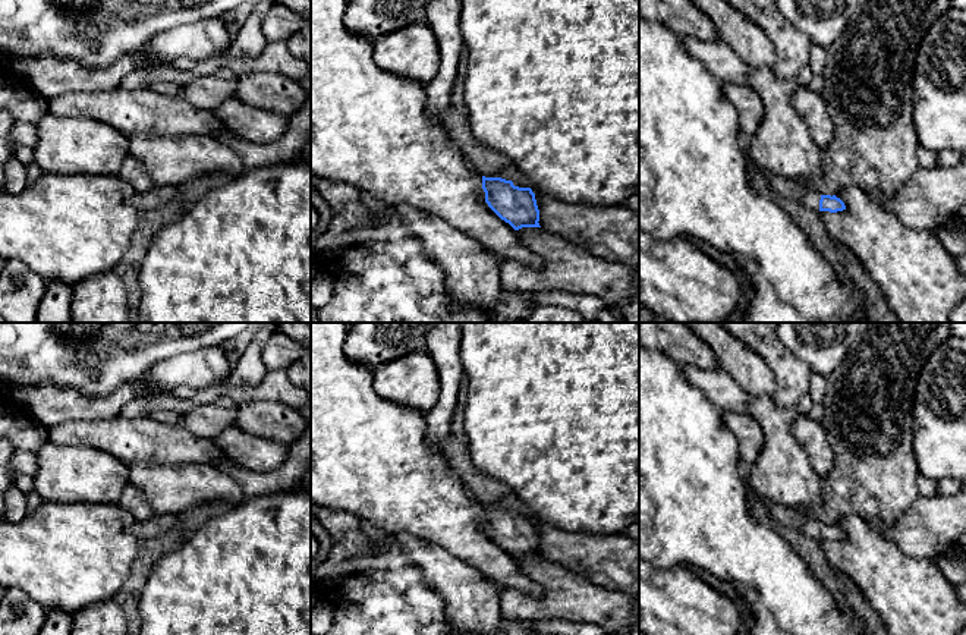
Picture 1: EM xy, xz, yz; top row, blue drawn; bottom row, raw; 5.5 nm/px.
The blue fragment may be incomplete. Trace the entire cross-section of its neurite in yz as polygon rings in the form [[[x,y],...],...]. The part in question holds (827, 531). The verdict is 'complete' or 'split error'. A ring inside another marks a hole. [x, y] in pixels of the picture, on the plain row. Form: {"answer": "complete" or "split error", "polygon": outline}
{"answer": "split error", "polygon": [[[774,504],[770,515],[775,522],[793,526],[814,540],[837,541],[846,538],[844,531],[836,524],[819,524],[818,521],[803,516],[790,506]]]}

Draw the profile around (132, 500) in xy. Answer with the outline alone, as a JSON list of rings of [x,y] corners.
[[[130,482],[123,490],[117,504],[135,521],[148,521],[155,518],[155,513],[142,491]]]

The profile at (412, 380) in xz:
[[[413,350],[384,362],[372,372],[375,392],[394,403],[402,403],[425,415],[438,400],[438,371],[425,350]]]

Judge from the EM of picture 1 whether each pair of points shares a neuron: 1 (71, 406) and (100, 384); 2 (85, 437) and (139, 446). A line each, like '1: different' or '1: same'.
1: different
2: same

